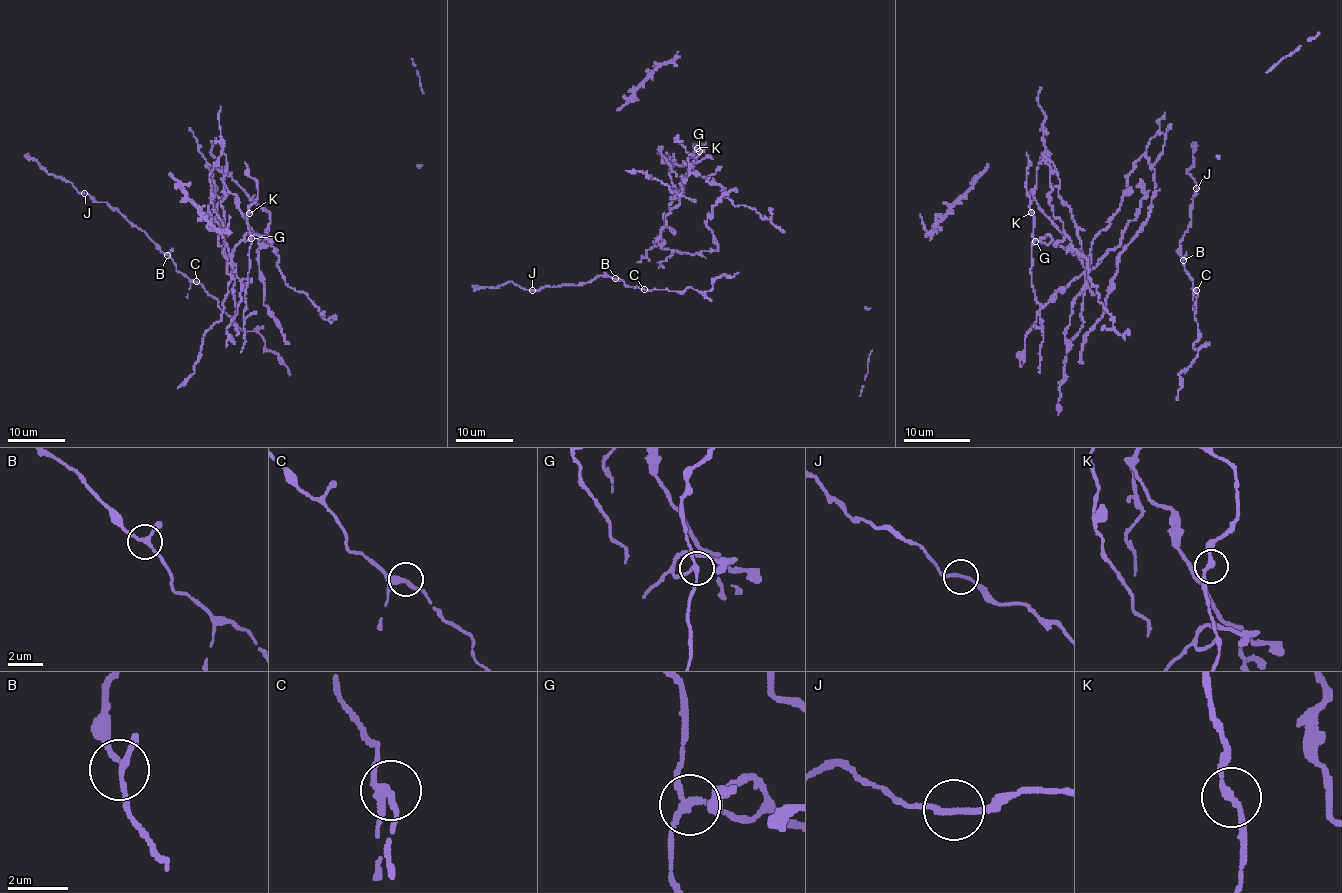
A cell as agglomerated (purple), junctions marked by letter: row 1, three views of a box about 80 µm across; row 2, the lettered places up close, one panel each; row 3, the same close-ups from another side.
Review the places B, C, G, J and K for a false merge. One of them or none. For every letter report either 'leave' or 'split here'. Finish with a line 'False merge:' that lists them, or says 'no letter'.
B: leave
C: leave
G: split here
J: leave
K: leave
False merge: G

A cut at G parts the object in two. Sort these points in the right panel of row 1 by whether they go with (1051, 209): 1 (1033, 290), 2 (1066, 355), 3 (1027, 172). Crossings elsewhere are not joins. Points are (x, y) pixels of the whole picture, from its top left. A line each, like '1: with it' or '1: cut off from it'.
1: cut off from it
2: with it
3: cut off from it

